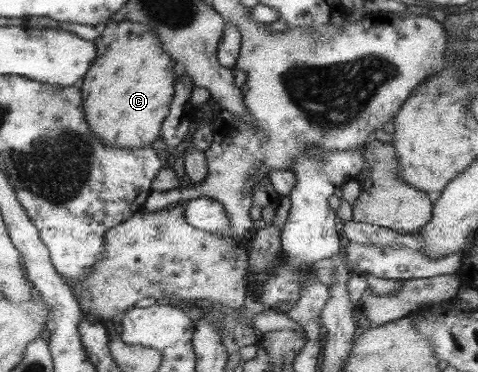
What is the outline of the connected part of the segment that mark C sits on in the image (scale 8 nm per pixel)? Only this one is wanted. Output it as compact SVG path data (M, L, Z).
M124 19L120 22L107 22L103 26L99 36L92 41L97 57L78 84L85 121L91 133L99 137L103 145L109 145L113 149L139 149L159 139L161 124L165 121L165 116L169 112L169 102L173 98L178 68L162 51L157 35L148 29L147 25L131 23Z

